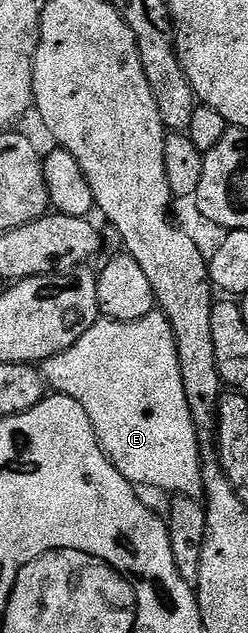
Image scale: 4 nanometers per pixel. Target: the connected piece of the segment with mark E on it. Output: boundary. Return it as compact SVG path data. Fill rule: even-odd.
M154 312L134 322L99 320L67 352L59 352L59 356L51 356L43 363L43 377L50 391L66 394L83 404L83 412L91 416L101 450L134 487L150 486L153 490L166 490L169 496L195 499L204 495L201 448L197 444L191 408L187 408L175 336L164 314Z

